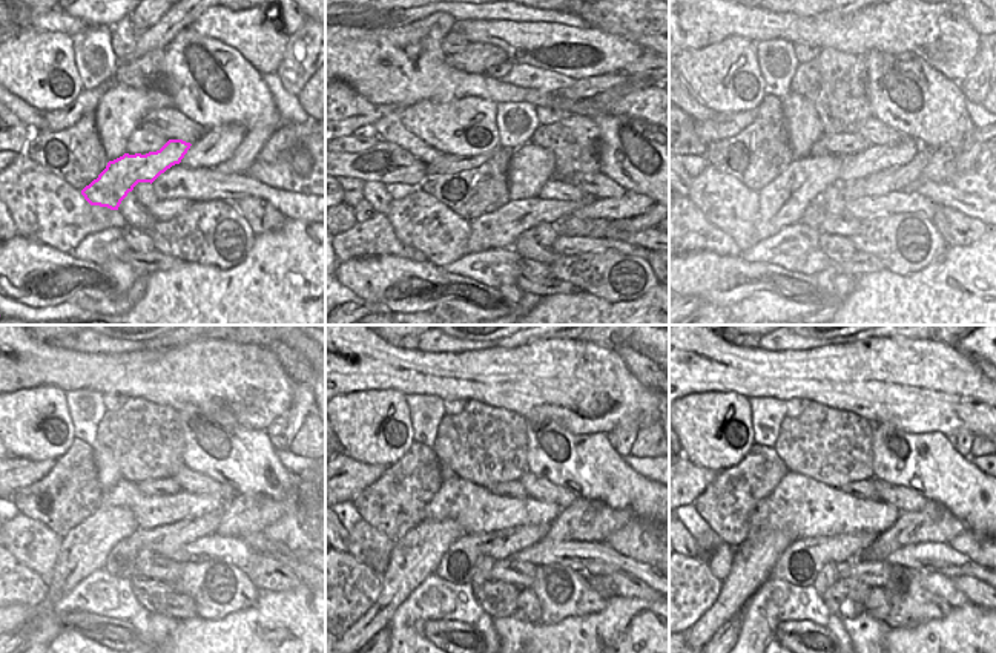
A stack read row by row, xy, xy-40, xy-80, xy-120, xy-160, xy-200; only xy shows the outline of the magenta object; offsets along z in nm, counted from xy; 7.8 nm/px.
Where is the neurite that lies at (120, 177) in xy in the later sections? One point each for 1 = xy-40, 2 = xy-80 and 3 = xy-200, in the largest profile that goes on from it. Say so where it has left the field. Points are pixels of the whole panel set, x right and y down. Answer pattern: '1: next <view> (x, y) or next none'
1: next xy-40 (445, 200)
2: next xy-80 (783, 201)
3: next xy-200 (754, 558)

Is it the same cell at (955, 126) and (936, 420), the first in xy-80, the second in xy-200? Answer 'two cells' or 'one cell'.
two cells

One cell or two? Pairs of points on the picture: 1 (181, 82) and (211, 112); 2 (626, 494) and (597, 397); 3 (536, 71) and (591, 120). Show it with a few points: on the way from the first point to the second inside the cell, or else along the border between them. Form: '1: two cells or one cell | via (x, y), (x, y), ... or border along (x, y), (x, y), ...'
1: one cell | via (189, 88), (206, 105)
2: two cells | border along (571, 431), (603, 433), (606, 436)
3: one cell | via (550, 78), (577, 106)

